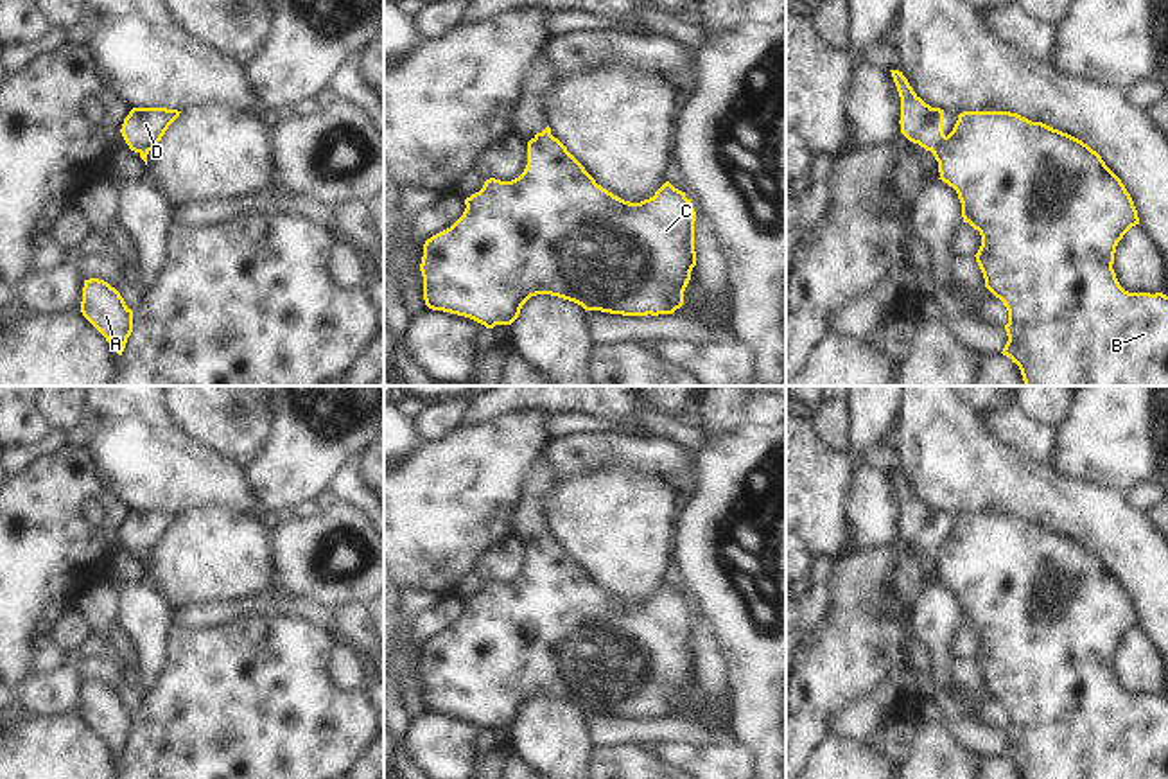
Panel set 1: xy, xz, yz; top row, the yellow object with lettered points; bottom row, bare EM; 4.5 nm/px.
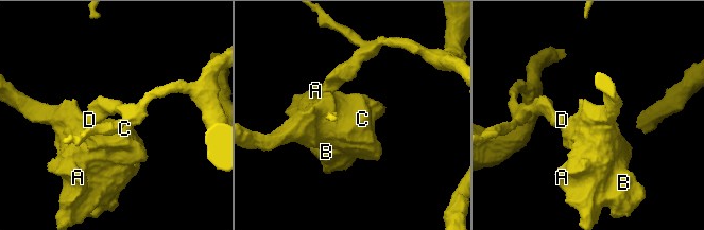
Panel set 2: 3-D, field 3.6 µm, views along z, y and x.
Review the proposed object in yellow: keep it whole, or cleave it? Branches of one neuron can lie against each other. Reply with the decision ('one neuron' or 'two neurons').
two neurons

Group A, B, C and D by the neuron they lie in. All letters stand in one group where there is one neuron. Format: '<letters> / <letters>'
A B C / D

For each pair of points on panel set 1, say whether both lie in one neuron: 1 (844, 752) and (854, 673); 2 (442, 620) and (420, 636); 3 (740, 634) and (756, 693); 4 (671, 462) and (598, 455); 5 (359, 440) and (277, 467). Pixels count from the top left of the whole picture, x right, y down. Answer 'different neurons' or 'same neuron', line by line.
1: different neurons
2: same neuron
3: same neuron
4: same neuron
5: same neuron

